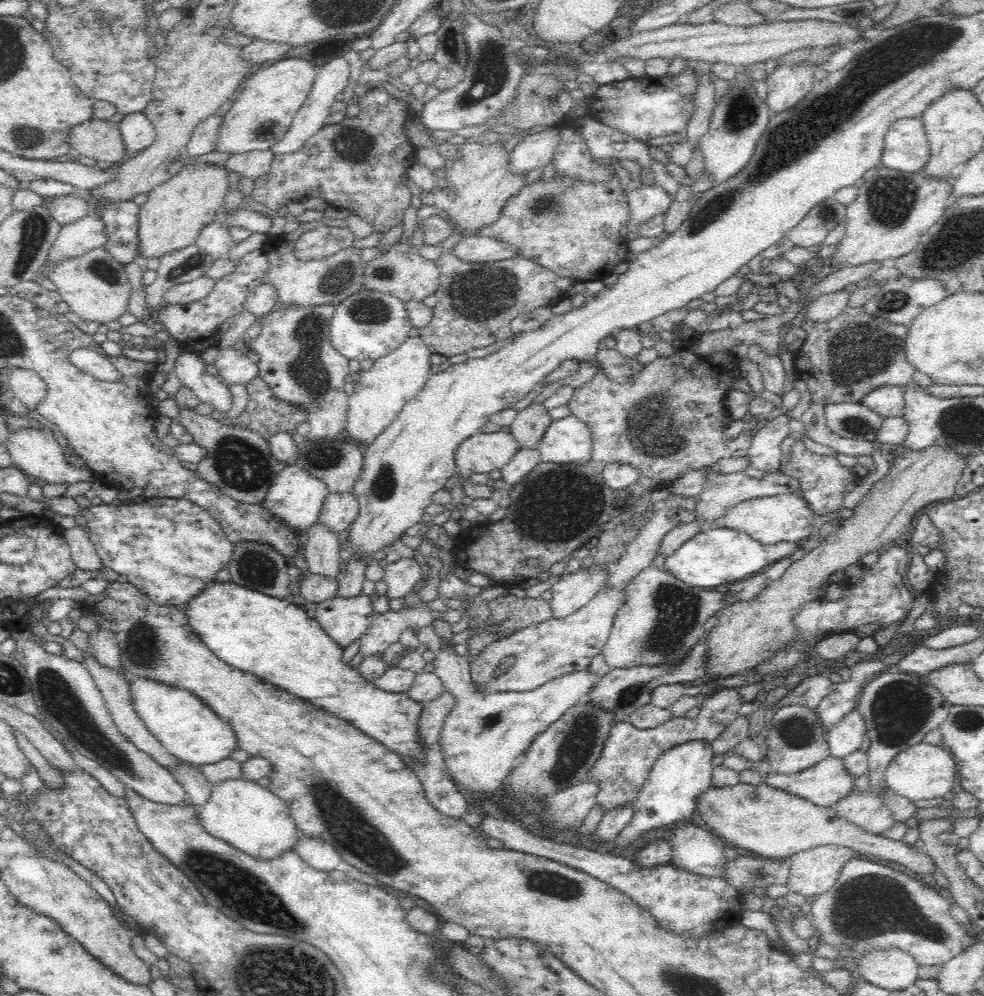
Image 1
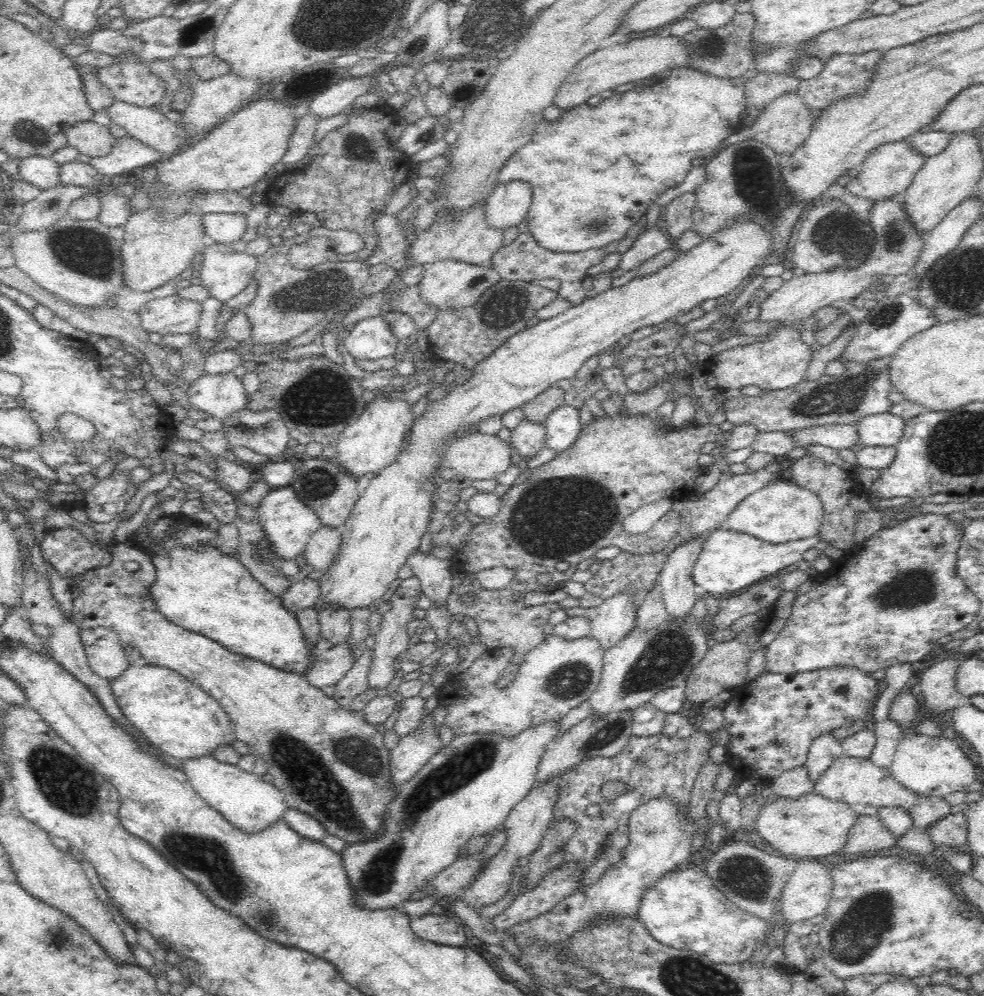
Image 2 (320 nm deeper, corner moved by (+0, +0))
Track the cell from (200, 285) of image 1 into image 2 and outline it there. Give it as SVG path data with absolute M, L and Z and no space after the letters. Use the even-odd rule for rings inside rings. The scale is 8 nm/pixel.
M175 293L142 305L138 320L146 334L155 332L162 338L167 334L190 335L197 331L201 312L201 303L182 299Z

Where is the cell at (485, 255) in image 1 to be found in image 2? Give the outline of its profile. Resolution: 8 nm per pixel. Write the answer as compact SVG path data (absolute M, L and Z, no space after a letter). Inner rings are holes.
M446 259L445 261L436 261L432 266L426 268L423 278L418 284L418 291L420 291L422 301L438 314L442 311L461 311L473 307L488 288L492 288L500 281L500 276L493 268L471 266Z

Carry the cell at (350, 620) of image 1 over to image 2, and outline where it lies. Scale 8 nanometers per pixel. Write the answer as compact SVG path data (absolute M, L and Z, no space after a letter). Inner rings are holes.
M348 642L334 645L332 649L321 652L315 665L305 671L305 677L312 687L322 690L325 686L336 686L340 679L353 667L352 649Z

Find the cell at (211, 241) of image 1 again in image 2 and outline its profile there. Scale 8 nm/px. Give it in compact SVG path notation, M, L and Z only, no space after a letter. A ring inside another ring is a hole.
M208 243L198 271L208 296L227 306L231 298L252 285L257 267L257 259L245 251L235 252L231 245Z

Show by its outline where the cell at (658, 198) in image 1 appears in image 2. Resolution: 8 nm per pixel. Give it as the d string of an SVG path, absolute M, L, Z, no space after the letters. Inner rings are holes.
M656 225L653 229L637 236L632 248L621 256L617 269L625 273L635 272L640 266L646 264L647 260L663 253L663 250L672 245L672 242L666 236L663 226Z

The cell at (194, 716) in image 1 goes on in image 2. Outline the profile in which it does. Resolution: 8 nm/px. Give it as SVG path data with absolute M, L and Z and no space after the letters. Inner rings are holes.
M152 664L129 666L118 678L109 682L116 705L126 717L126 721L136 731L142 733L150 746L172 758L182 762L190 758L204 757L221 745L232 744L237 739L232 731L230 719L220 707L220 703L208 696L196 683L190 682L175 670Z

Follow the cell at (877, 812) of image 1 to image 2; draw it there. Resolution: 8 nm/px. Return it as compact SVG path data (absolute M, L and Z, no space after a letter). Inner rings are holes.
M860 813L857 821L849 830L847 840L840 855L866 854L874 850L886 850L897 844L894 835L882 824L877 815Z

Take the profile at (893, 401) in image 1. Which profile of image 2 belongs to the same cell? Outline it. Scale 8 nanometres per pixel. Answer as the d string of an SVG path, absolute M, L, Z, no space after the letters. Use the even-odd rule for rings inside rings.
M888 412L861 418L856 423L858 445L895 448L902 438L905 426L904 419Z

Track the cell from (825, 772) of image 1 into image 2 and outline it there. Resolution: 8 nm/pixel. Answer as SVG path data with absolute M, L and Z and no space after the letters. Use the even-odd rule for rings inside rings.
M846 755L837 758L815 784L813 792L832 800L847 802L860 812L867 806L875 806L878 809L900 807L910 814L913 826L919 830L926 830L930 824L938 822L950 811L950 806L944 798L925 796L908 790L890 774L889 768L882 768L869 758L854 758Z

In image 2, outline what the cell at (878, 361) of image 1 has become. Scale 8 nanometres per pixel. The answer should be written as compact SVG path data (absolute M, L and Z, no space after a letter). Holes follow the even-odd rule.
M878 359L865 365L860 363L846 363L846 372L841 376L822 375L817 381L802 380L796 386L786 390L770 391L763 396L741 395L728 399L722 406L726 420L732 426L751 424L757 432L782 432L790 430L802 430L815 426L828 426L835 424L856 424L861 418L888 412L891 403L888 401L888 392L892 389L890 373L888 373L888 359Z

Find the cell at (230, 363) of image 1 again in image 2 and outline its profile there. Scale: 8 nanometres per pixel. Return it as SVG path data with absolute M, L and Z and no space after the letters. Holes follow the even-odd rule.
M233 372L197 376L190 382L185 393L190 408L222 422L230 418L232 413L247 408L248 394L242 386L242 381Z

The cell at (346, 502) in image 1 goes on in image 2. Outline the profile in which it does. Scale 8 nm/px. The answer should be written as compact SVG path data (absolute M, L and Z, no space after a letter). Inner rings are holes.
M320 528L318 532L310 538L303 556L306 559L307 566L314 572L326 570L338 554L341 546L341 535L343 529Z

